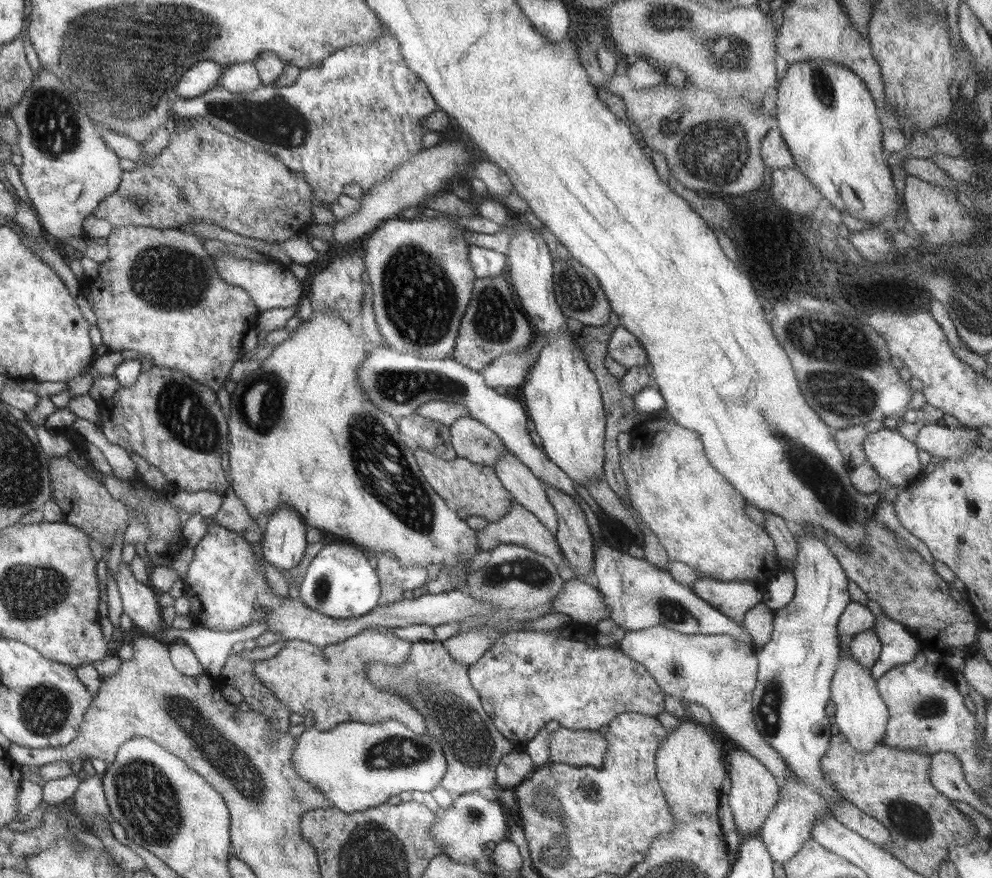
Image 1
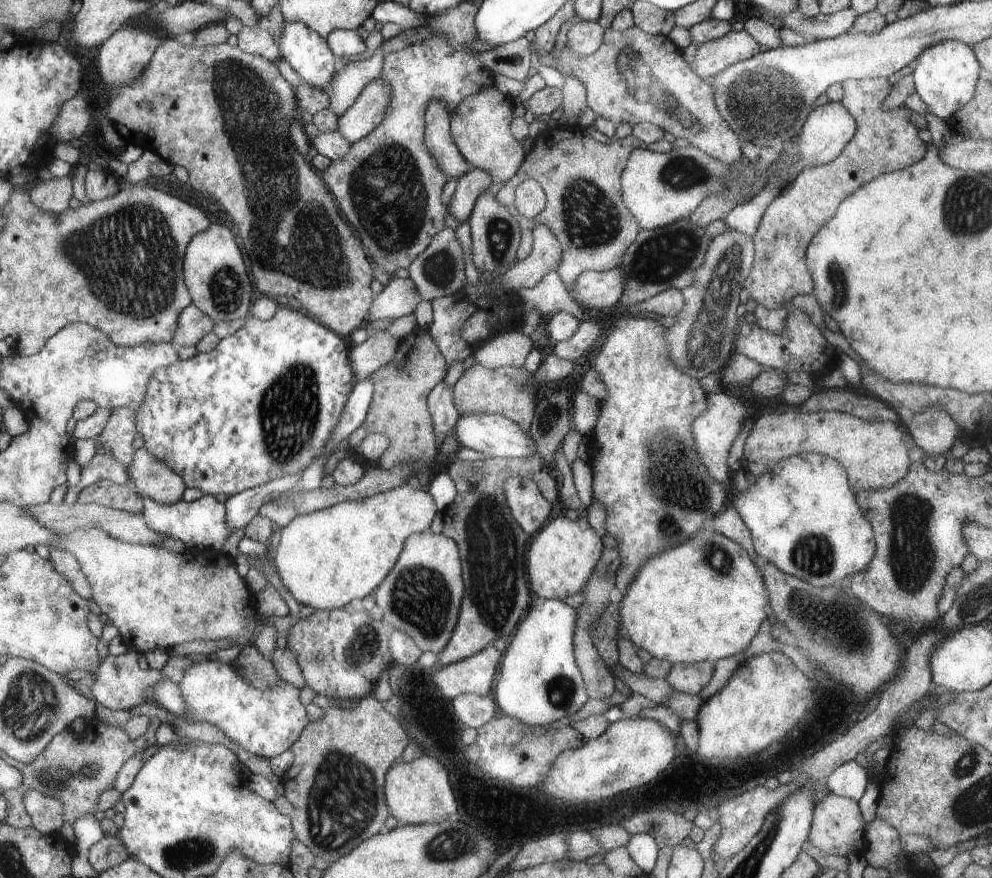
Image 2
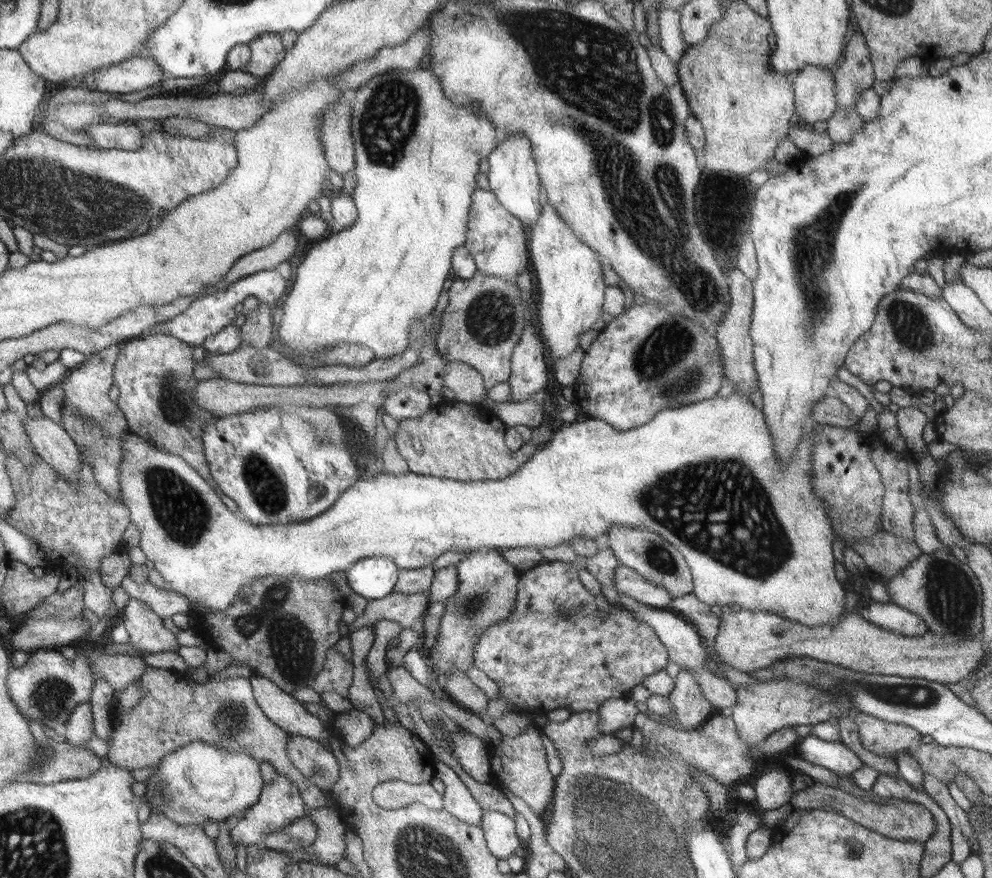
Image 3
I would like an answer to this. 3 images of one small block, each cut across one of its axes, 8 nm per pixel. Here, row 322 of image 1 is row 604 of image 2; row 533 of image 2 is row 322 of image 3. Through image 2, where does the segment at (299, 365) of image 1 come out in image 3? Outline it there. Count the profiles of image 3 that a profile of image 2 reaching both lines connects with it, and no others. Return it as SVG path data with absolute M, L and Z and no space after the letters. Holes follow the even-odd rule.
M393 68L385 74L373 76L365 86L351 92L351 100L353 100L353 104L351 104L351 136L353 136L353 150L355 150L355 168L351 174L355 176L355 188L349 196L355 202L357 220L349 228L331 232L325 240L317 242L305 254L305 258L301 260L301 264L295 270L295 280L291 284L291 290L283 300L281 314L279 314L281 326L277 330L277 336L279 336L281 344L295 350L295 354L299 354L303 350L317 350L317 348L343 344L343 342L367 346L375 354L375 362L377 362L377 360L391 360L395 356L405 354L411 346L413 330L425 330L423 320L427 320L427 316L433 314L439 292L445 290L443 282L449 276L449 266L451 266L449 256L453 256L455 248L465 244L471 194L473 194L475 182L477 182L477 176L475 176L477 162L479 162L479 158L489 156L503 142L505 136L501 136L501 132L495 128L495 124L491 124L491 118L487 116L487 112L483 112L483 108L475 100L471 100L467 104L451 102L451 98L445 94L445 90L439 82L439 76L433 72L433 68L417 68L417 70Z

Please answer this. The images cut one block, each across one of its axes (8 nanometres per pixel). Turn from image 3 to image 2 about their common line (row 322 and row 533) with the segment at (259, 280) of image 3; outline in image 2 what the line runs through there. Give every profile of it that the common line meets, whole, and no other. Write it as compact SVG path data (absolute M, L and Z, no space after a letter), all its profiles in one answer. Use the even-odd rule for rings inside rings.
M201 496L193 502L177 502L173 506L161 506L149 498L143 498L143 516L145 524L151 532L161 534L163 538L175 538L181 540L187 550L221 550L225 538L231 536L231 530L227 528L227 508L225 504L219 504L213 496Z

